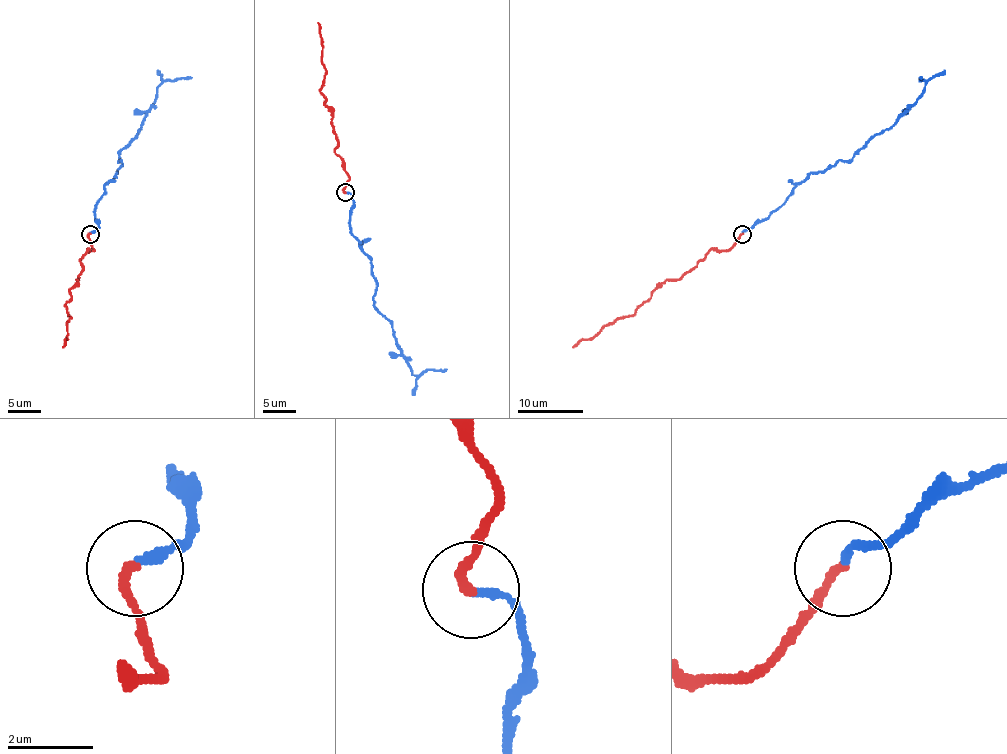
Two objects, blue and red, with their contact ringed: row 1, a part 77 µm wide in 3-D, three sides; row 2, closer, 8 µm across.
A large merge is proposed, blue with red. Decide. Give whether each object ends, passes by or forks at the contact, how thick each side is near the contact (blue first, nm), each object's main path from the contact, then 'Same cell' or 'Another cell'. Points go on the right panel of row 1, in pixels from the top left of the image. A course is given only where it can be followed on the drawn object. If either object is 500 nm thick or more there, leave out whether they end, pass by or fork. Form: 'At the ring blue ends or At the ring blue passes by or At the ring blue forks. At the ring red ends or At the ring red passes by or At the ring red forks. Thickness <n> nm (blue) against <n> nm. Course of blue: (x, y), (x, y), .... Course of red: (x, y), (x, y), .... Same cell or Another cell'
At the ring blue ends. At the ring red ends. Thickness 200 nm (blue) against 240 nm. Course of blue: (742, 233), (781, 205), (811, 172), (849, 161), (875, 134), (888, 129), (924, 87), (919, 77). Course of red: (742, 233), (727, 250), (710, 250), (677, 279), (661, 283), (631, 315), (617, 317), (572, 347). Same cell

